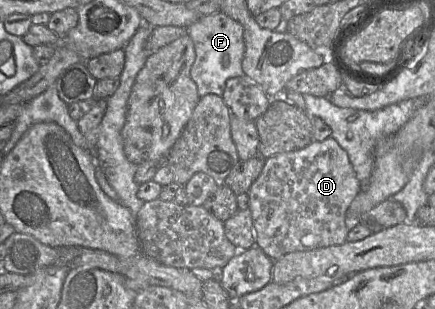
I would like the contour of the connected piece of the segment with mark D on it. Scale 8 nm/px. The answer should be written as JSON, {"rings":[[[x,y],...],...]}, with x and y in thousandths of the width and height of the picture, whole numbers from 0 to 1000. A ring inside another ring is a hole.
{"rings":[[[763,443],[609,515],[598,566],[568,621],[586,796],[637,841],[669,816],[798,783],[795,689],[830,612],[800,498]]]}

